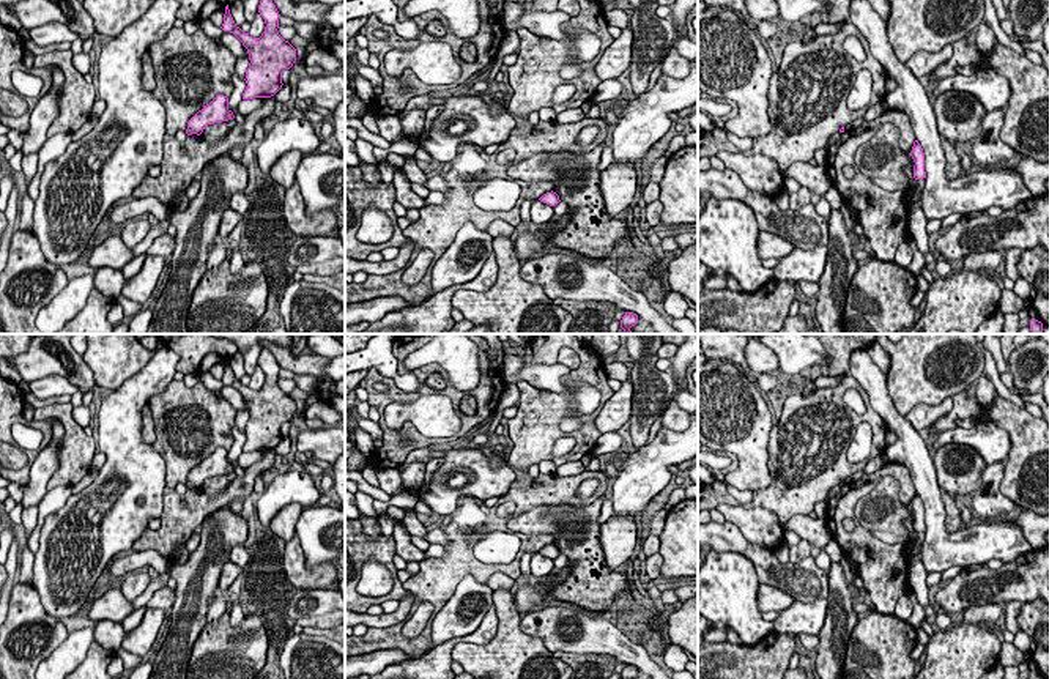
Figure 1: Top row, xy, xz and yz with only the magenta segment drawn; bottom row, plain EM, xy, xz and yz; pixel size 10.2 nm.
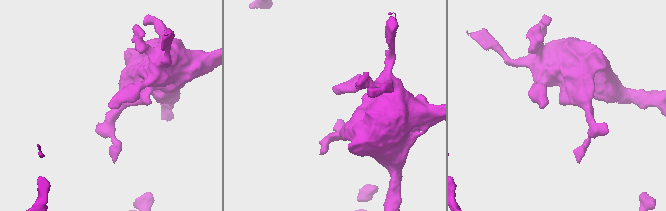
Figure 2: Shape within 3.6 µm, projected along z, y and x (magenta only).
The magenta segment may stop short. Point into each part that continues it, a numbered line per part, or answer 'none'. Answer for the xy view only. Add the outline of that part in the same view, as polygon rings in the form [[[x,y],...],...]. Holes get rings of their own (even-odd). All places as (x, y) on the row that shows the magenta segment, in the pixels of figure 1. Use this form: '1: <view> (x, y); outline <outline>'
none

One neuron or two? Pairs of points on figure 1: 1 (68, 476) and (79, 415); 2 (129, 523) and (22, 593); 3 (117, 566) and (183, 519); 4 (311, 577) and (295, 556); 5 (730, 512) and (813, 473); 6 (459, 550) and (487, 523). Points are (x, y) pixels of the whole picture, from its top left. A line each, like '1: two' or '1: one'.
1: two
2: two
3: two
4: one
5: two
6: one

